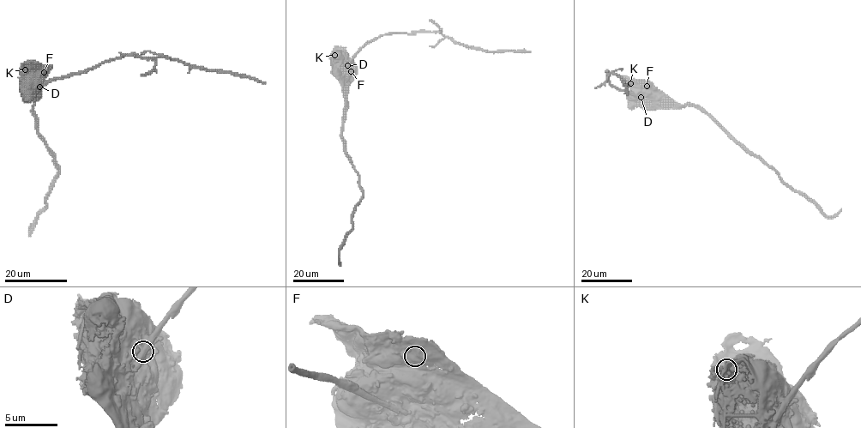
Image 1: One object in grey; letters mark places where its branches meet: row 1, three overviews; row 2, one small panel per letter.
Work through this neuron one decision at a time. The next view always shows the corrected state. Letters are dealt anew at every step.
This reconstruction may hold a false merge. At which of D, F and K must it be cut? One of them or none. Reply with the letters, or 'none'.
D

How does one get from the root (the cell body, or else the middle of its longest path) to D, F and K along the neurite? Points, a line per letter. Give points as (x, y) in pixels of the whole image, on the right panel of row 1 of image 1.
D: (661, 99), (641, 98)
F: (661, 99), (647, 86)
K: (661, 99), (654, 98), (642, 88), (630, 83)

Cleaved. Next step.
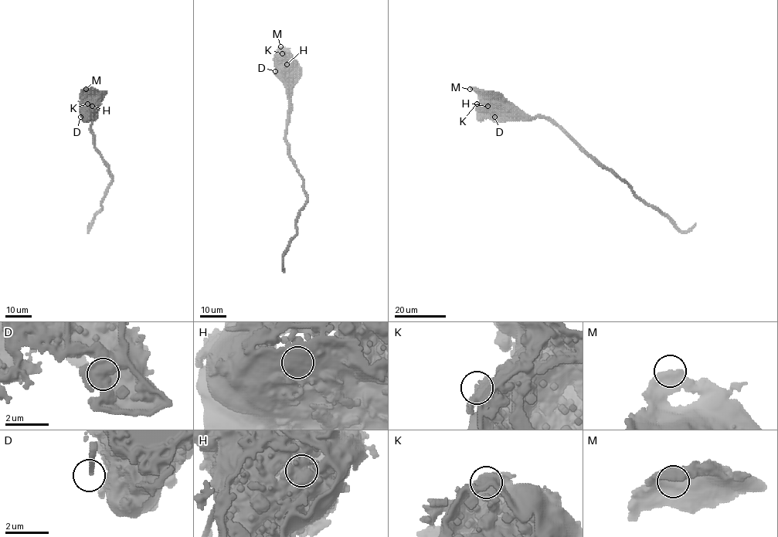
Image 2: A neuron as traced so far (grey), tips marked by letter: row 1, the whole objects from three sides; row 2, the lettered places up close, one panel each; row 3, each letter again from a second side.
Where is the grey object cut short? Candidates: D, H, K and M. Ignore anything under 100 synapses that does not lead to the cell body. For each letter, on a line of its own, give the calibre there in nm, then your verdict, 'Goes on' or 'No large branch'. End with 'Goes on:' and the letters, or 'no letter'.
D: Thickness 200 nm. No large branch
H: Thickness 130 nm. No large branch
K: Thickness 900 nm. No large branch
M: Thickness 480 nm. No large branch
Goes on: no letter

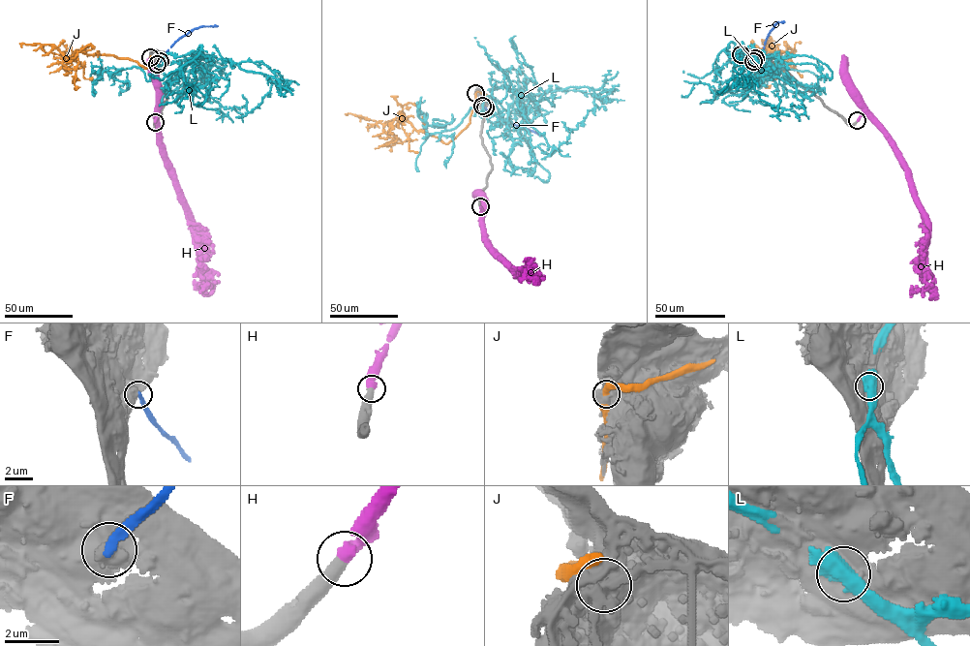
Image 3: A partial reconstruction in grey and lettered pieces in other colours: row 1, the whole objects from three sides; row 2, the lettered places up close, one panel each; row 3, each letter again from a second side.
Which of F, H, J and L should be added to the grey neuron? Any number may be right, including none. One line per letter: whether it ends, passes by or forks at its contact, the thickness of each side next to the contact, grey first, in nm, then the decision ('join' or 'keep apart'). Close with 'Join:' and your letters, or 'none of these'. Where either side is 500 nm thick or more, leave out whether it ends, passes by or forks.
F: 650 nm thick on the grey side, 300 nm on the other; keep apart
H: 480 nm thick on the grey side, 500 nm on the other; join
J: 1000 nm thick on the grey side, 300 nm on the other; keep apart
L: 950 nm thick on the grey side, 600 nm on the other; keep apart
Join: H

